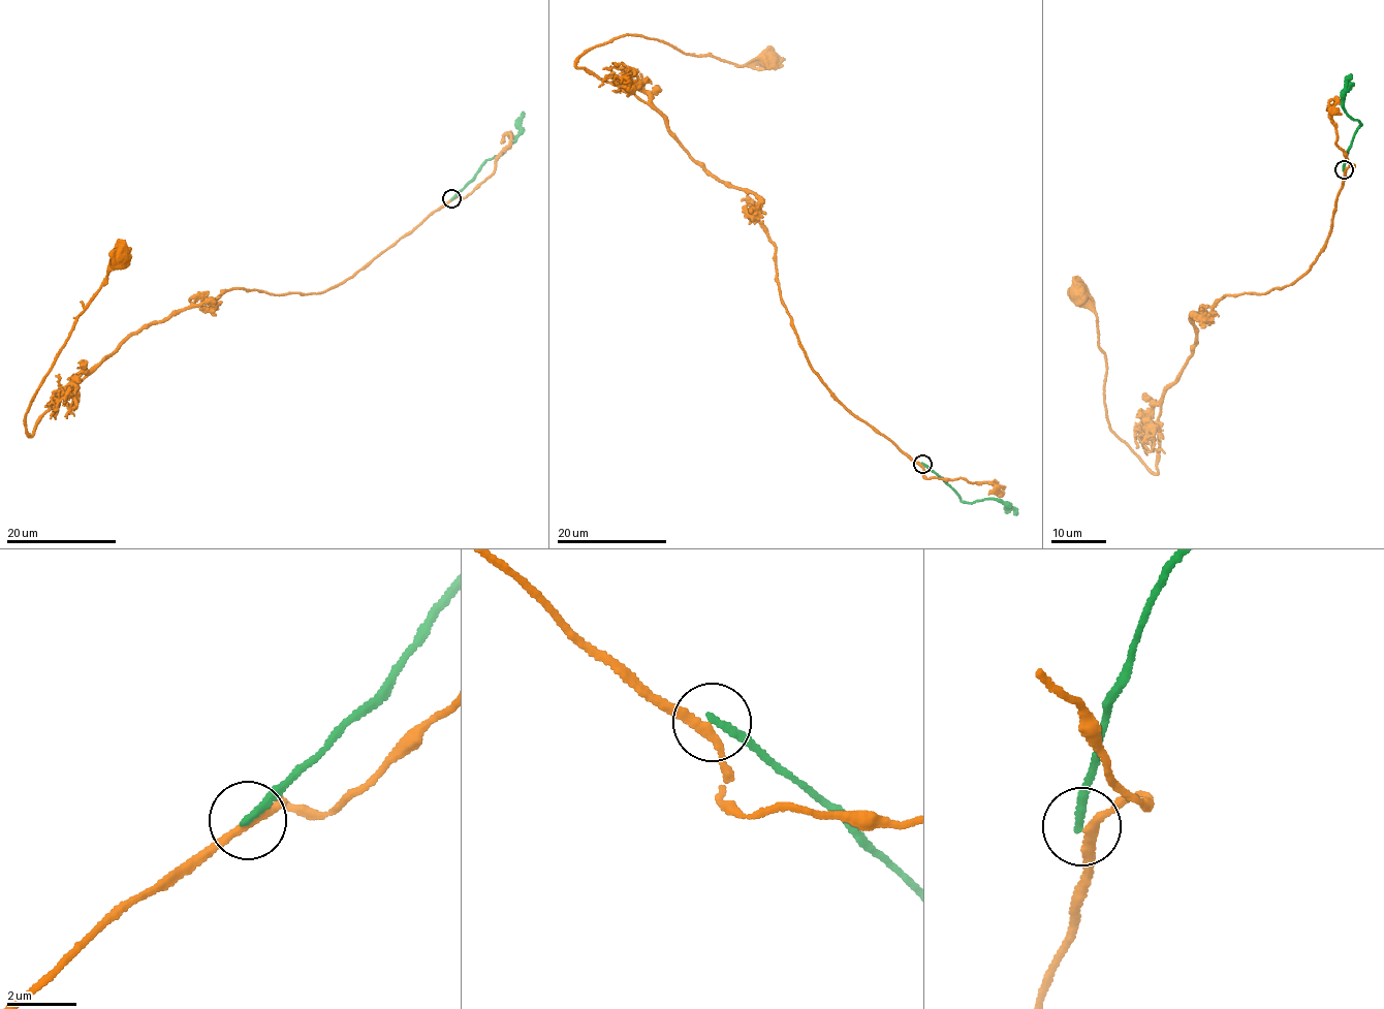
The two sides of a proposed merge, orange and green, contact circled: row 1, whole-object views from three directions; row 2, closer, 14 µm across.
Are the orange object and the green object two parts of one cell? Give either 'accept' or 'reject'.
reject

